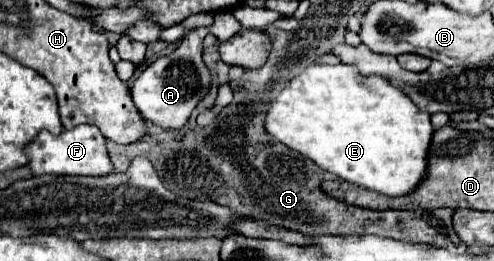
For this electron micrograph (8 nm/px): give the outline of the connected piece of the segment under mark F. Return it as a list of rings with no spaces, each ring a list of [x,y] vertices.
[[[90,124],[74,126],[58,136],[42,130],[26,148],[24,154],[28,156],[28,168],[34,176],[44,174],[70,174],[70,176],[104,176],[114,172],[112,162],[106,152],[106,138],[100,134],[98,128]]]

